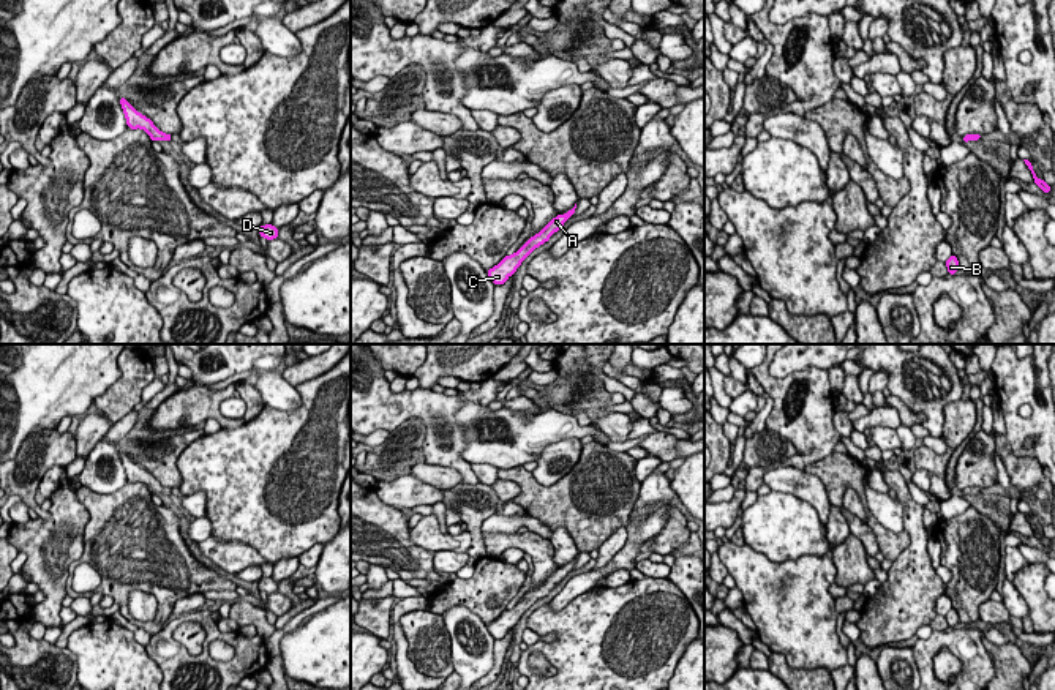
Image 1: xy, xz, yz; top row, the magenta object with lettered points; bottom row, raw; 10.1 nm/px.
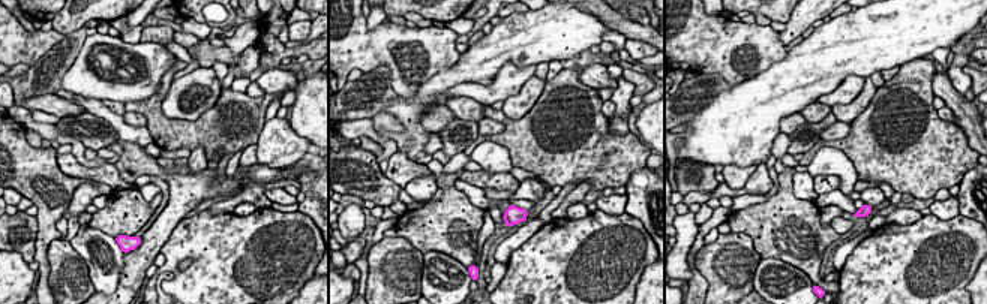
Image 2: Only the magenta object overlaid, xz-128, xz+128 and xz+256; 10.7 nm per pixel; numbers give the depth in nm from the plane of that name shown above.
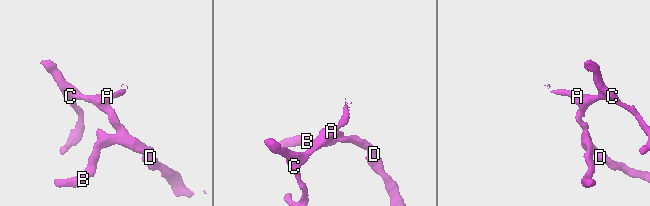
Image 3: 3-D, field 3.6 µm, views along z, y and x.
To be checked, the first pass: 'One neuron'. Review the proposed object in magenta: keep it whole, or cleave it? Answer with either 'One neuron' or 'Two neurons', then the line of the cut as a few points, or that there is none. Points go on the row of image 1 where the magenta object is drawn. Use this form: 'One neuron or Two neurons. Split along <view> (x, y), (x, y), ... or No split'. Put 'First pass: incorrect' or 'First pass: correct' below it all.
One neuron. No split
First pass: correct

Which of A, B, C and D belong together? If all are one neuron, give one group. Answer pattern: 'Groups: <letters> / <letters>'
Groups: A B C D

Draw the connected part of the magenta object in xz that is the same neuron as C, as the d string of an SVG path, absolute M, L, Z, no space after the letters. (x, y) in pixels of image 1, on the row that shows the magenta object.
M576 204L565 215L558 215L553 218L537 235L528 238L528 242L512 256L505 256L496 267L486 272L488 278L497 286L504 284L510 275L516 272L521 261L526 259L537 246L550 240L550 237L558 232L564 223L573 216Z

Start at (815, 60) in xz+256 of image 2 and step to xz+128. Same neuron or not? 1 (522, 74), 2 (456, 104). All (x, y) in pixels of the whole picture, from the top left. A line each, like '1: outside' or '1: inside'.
1: outside
2: outside

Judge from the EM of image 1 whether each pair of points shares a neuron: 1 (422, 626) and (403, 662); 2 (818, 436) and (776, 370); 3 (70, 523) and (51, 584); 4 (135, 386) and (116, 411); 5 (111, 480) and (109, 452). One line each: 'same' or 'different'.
1: different
2: different
3: same
4: same
5: same

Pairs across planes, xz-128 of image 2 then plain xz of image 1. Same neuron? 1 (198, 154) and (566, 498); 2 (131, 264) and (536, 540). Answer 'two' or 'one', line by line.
1: two
2: one

